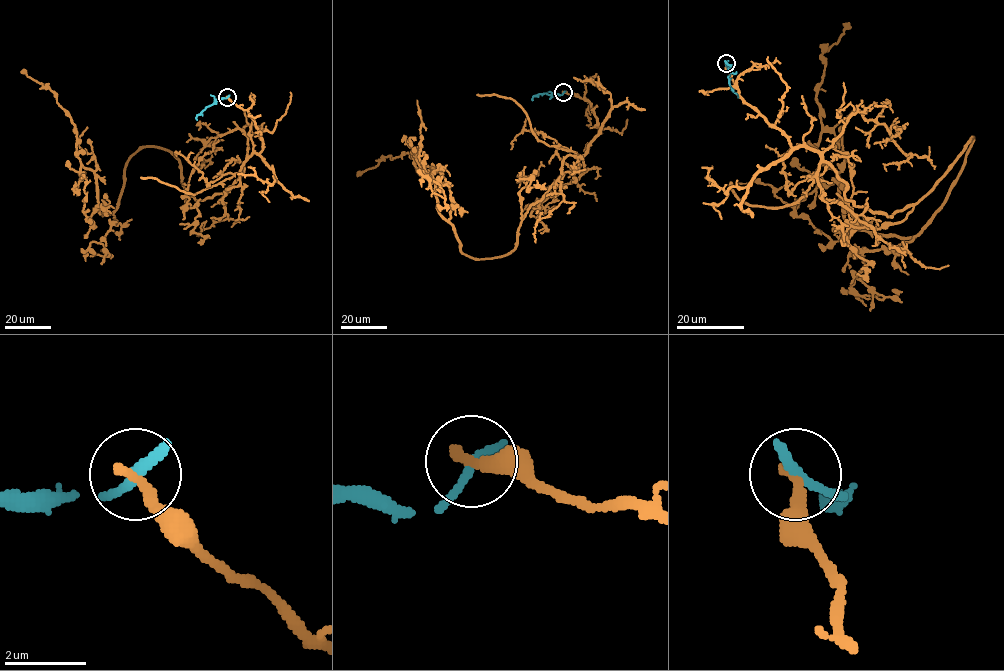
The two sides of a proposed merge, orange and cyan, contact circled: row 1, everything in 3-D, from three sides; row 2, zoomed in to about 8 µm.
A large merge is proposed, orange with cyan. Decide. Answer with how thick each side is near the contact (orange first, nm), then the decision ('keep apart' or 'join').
calibres 340 and 320 nm; keep apart

